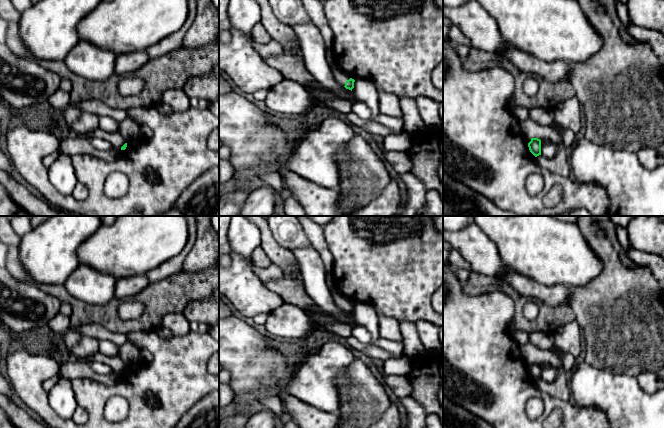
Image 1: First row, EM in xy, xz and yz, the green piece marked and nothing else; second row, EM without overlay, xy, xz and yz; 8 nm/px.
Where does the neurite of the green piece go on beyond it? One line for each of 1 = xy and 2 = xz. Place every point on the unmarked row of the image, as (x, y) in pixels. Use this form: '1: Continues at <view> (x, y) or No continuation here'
1: Continues at xy (116, 363)
2: Continues at xz (340, 301)

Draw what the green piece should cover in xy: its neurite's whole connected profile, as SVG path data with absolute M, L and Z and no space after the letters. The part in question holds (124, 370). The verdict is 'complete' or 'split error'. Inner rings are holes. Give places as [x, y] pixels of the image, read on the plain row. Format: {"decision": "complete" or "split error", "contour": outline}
{"decision": "split error", "contour": "M98 352L93 355L92 360L107 364L112 368L113 373L116 375L125 374L127 371L127 362L122 360L118 355L105 356L102 353Z"}

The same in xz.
{"decision": "split error", "contour": "M335 288L330 289L332 299L335 305L344 310L346 313L352 315L354 312L355 304L348 300L345 296L343 296L340 292L338 292Z"}

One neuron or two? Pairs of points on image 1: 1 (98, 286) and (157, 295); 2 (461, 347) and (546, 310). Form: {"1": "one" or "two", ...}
{"1": "two", "2": "two"}

